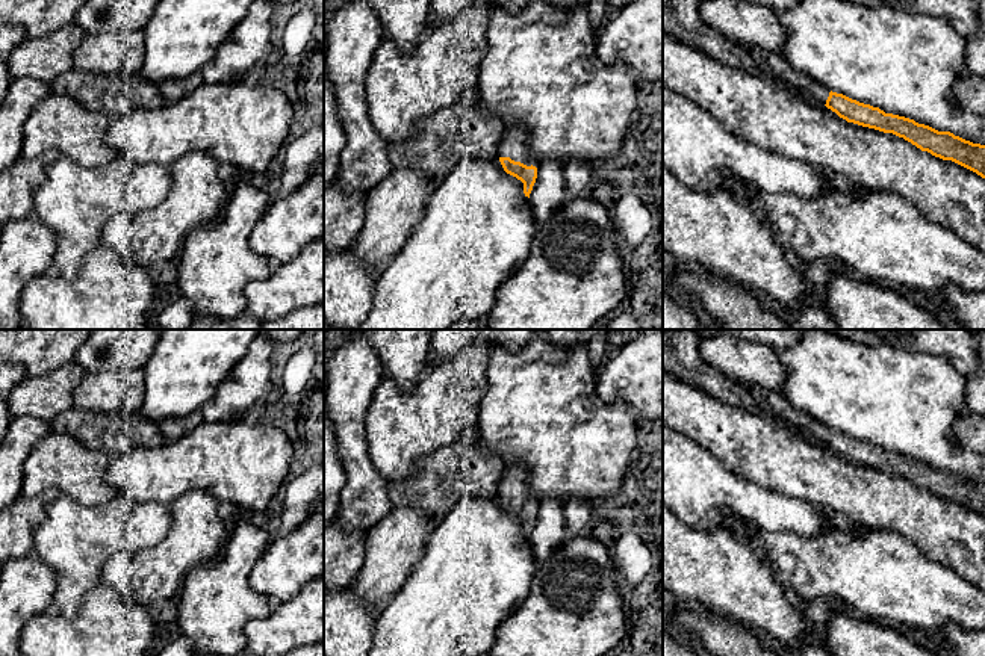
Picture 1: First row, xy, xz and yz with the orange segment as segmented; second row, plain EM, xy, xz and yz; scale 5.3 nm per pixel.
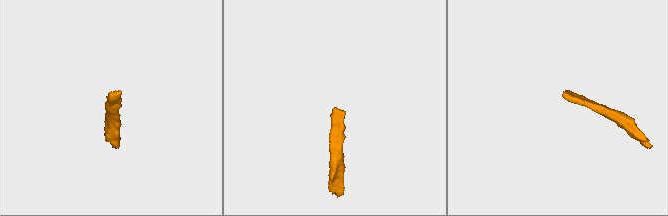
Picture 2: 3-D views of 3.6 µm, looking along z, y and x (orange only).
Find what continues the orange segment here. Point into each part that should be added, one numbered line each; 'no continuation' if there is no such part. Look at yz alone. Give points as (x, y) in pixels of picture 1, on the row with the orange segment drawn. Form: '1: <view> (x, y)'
1: yz (769, 61)

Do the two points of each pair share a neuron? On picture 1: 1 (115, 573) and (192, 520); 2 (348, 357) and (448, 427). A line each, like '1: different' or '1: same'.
1: same
2: different

